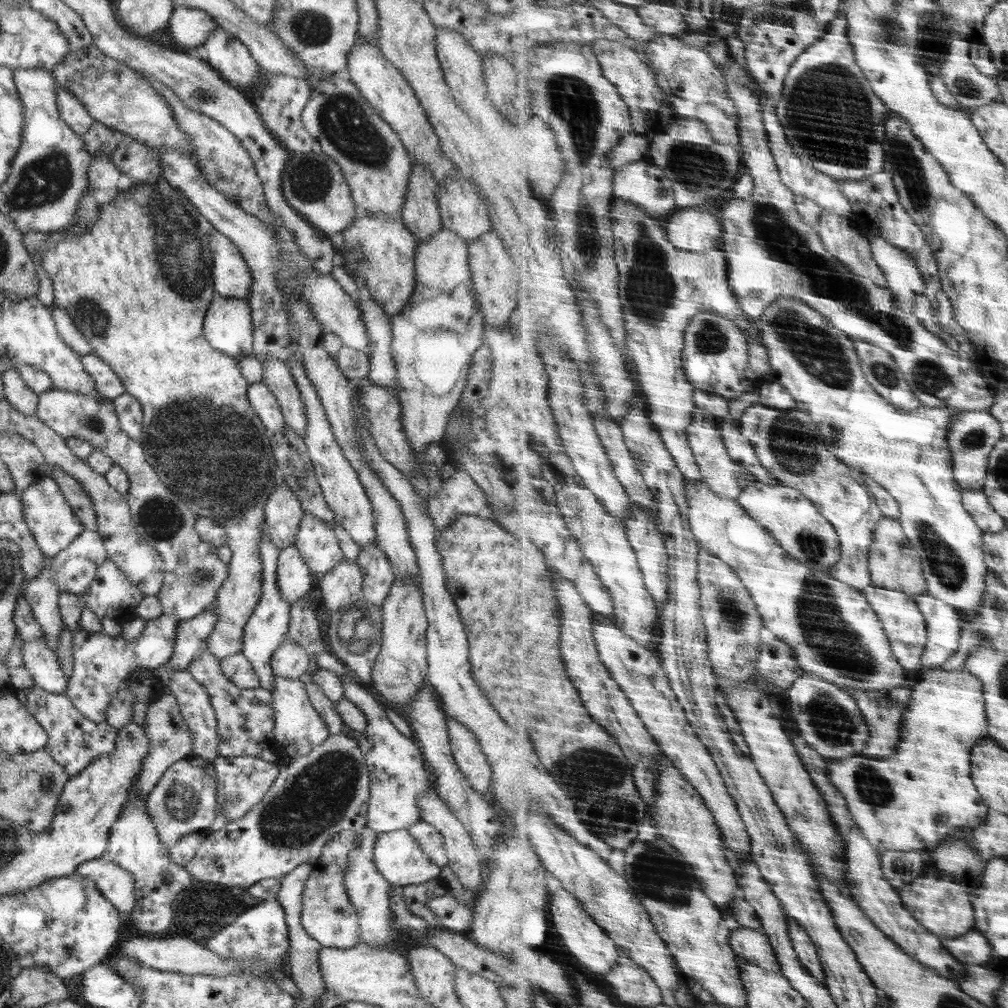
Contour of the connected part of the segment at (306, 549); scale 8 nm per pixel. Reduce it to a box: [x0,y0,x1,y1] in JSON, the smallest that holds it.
[294,514,344,577]

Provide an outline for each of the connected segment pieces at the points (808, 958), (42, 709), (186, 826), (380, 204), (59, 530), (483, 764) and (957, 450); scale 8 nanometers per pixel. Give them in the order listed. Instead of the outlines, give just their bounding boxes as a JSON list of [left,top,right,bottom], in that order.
[[790,916,828,984],[25,686,119,777],[147,756,217,849],[301,73,412,219],[18,475,85,558],[447,717,492,796],[951,411,1006,490]]

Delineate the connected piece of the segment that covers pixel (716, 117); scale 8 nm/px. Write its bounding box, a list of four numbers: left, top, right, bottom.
[696,106,743,151]

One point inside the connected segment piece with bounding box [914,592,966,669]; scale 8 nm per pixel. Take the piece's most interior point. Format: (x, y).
(946, 624)

